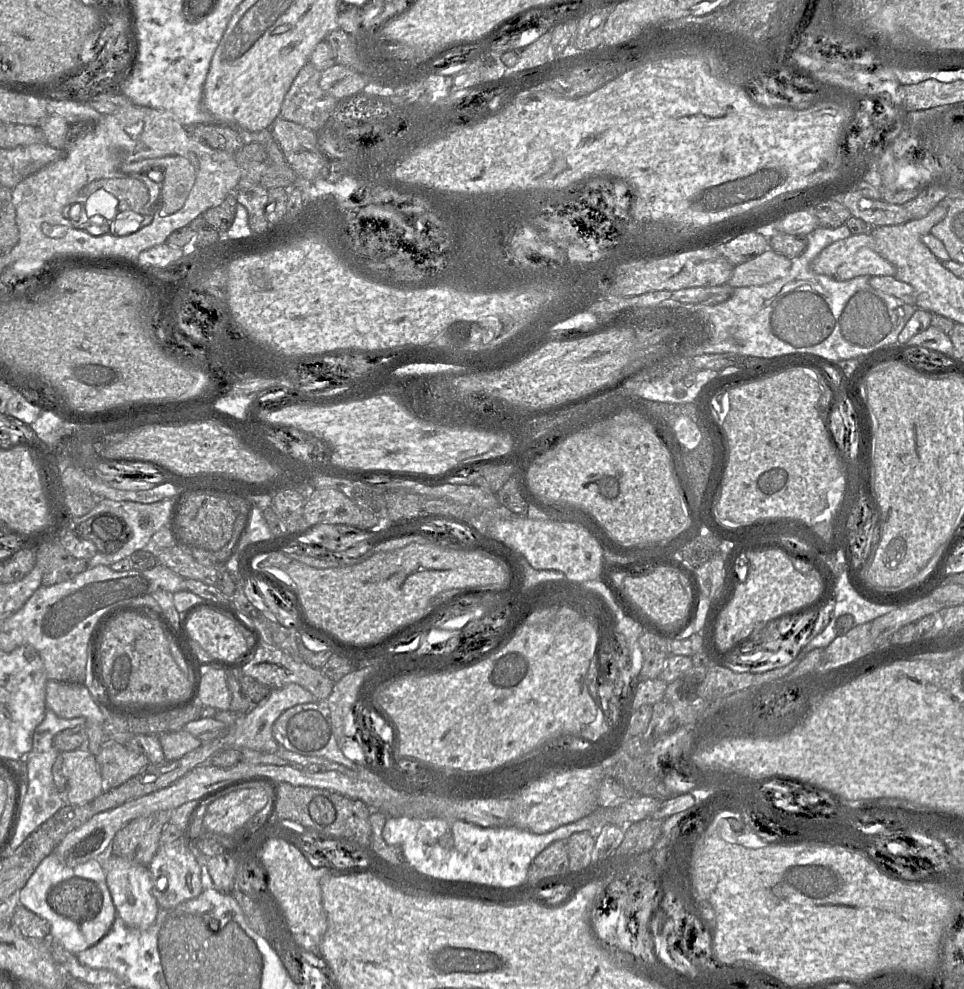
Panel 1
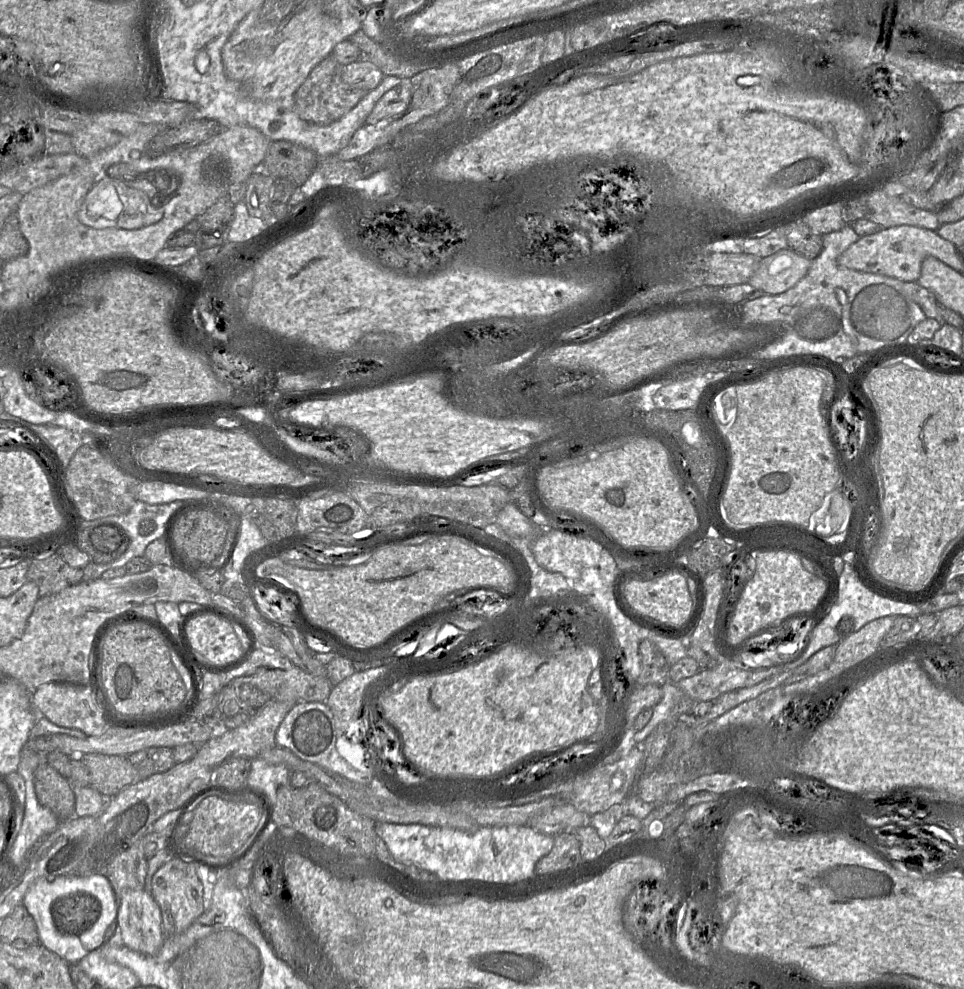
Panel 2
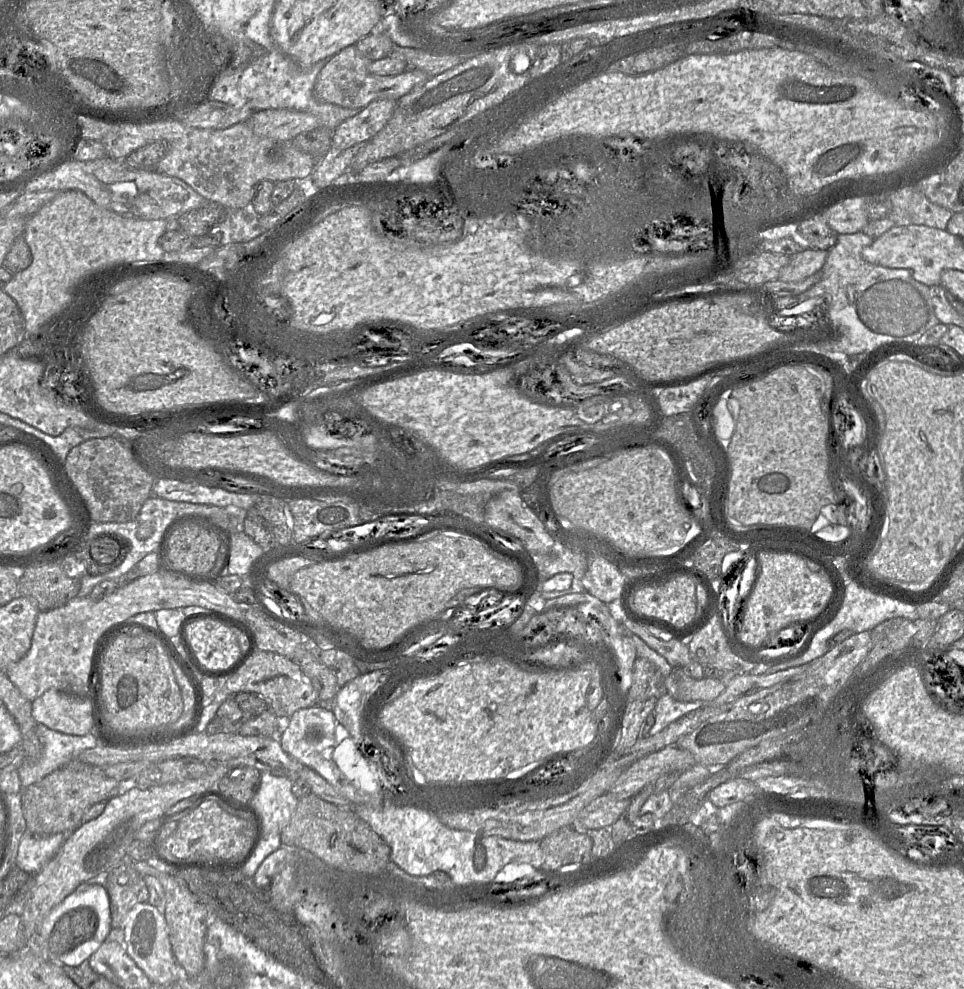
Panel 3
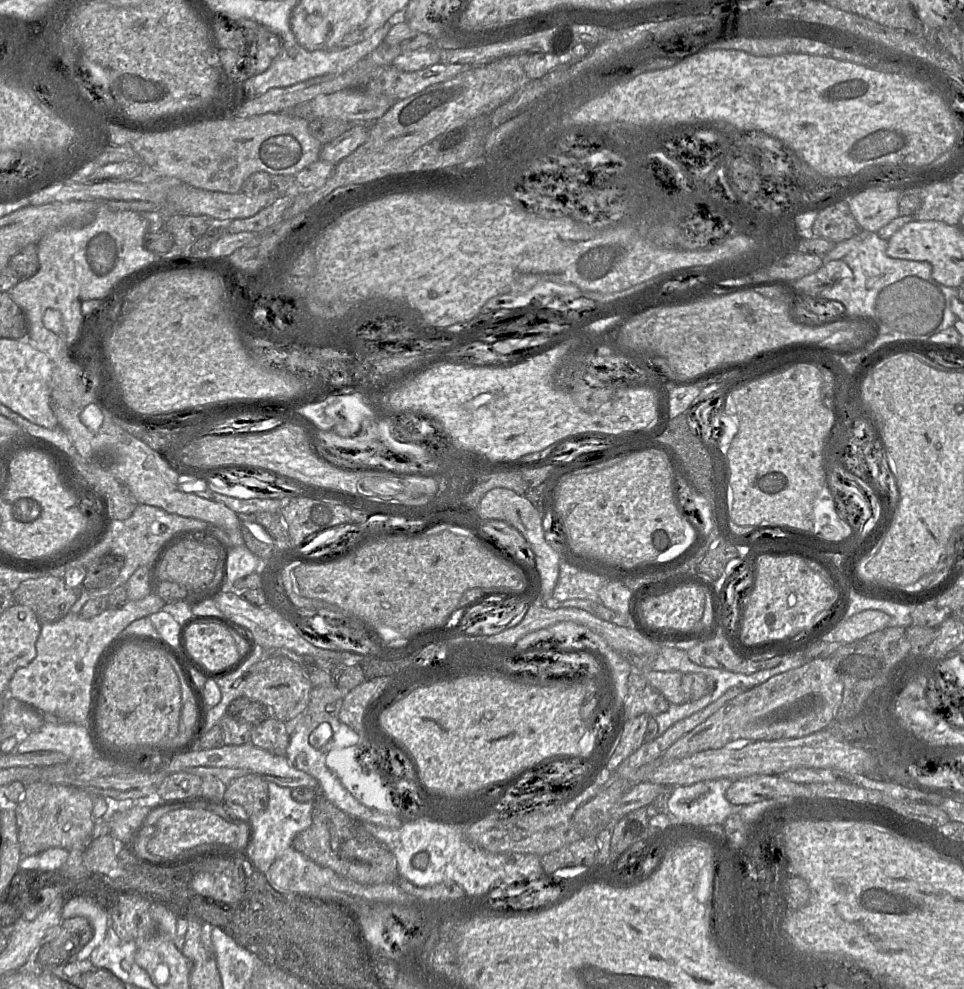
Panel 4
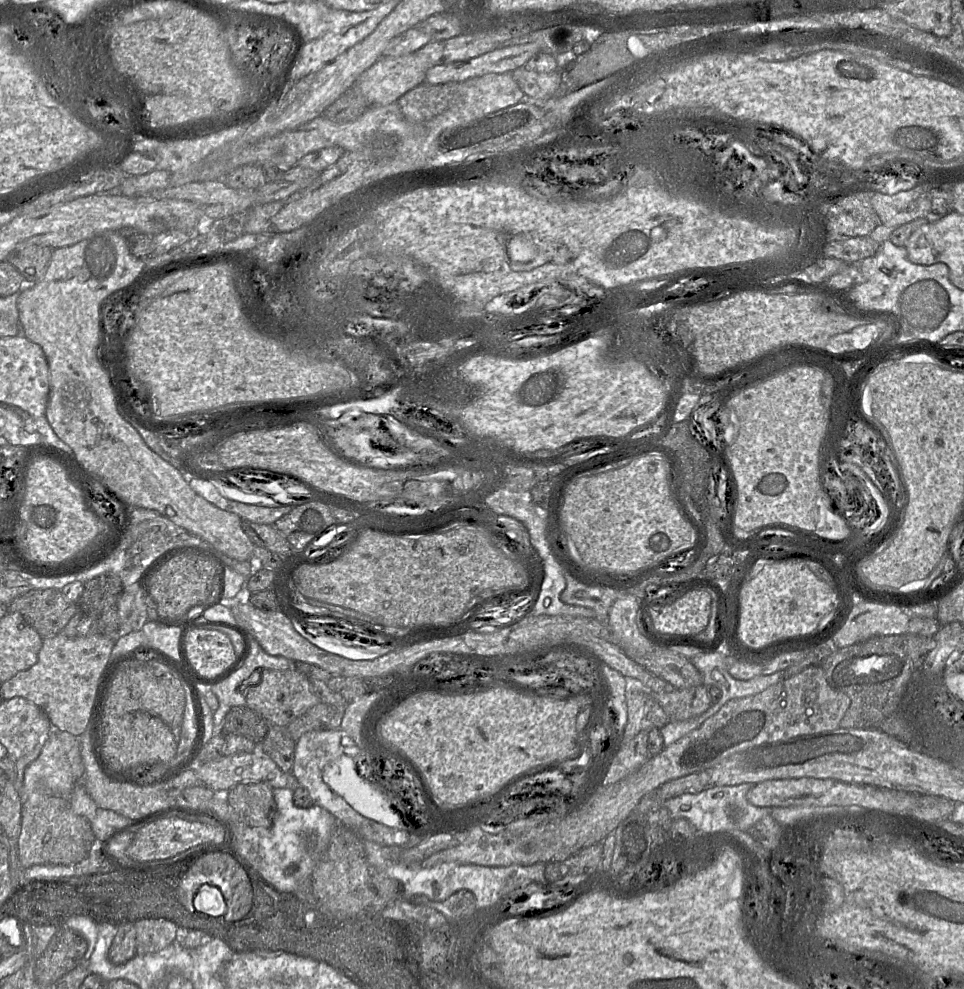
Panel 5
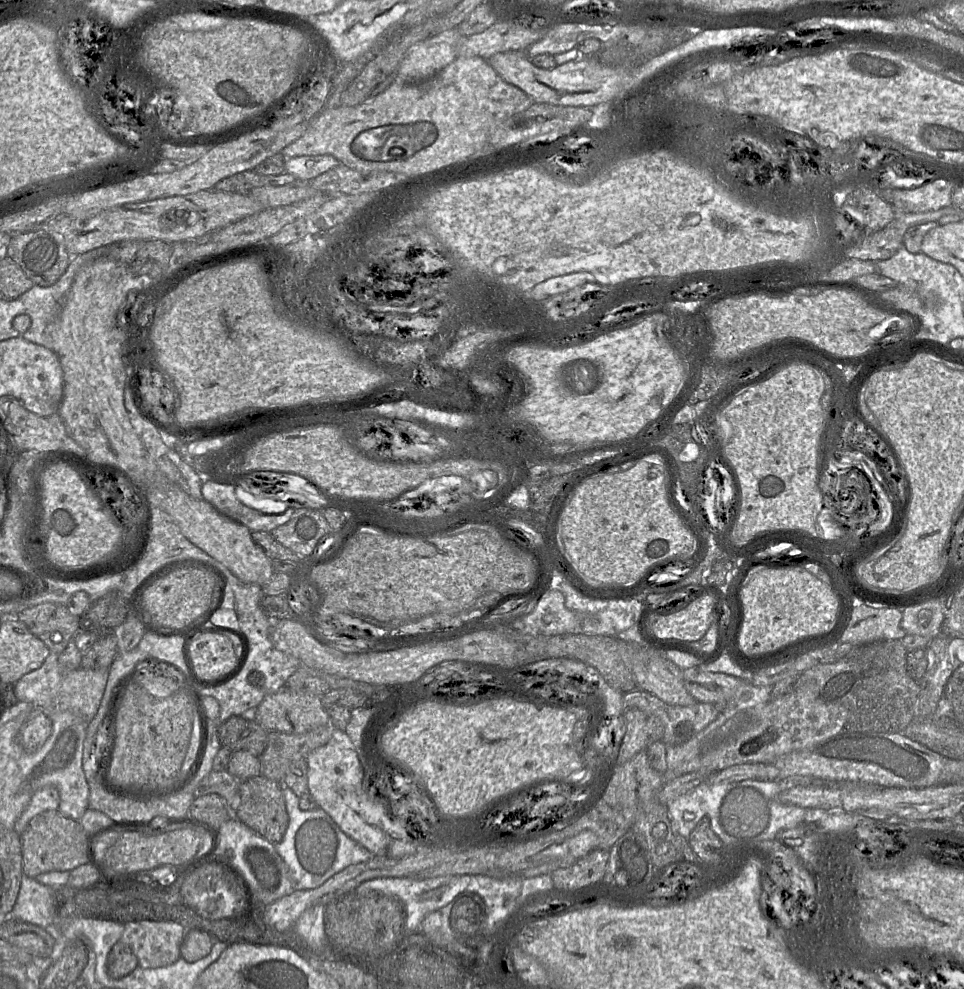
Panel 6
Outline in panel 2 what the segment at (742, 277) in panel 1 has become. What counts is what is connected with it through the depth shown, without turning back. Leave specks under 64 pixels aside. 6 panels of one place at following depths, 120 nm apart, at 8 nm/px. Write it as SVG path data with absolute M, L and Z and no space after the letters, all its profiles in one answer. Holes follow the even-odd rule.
M790 248L759 260L748 283L755 290L780 294L796 285L808 272L811 260Z

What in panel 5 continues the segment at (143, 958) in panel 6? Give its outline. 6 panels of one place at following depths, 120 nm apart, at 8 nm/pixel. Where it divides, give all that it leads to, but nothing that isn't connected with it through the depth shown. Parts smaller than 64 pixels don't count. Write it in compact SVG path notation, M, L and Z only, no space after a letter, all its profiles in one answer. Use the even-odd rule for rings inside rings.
M164 918L142 919L133 923L136 932L136 954L163 950L180 937L181 926Z

